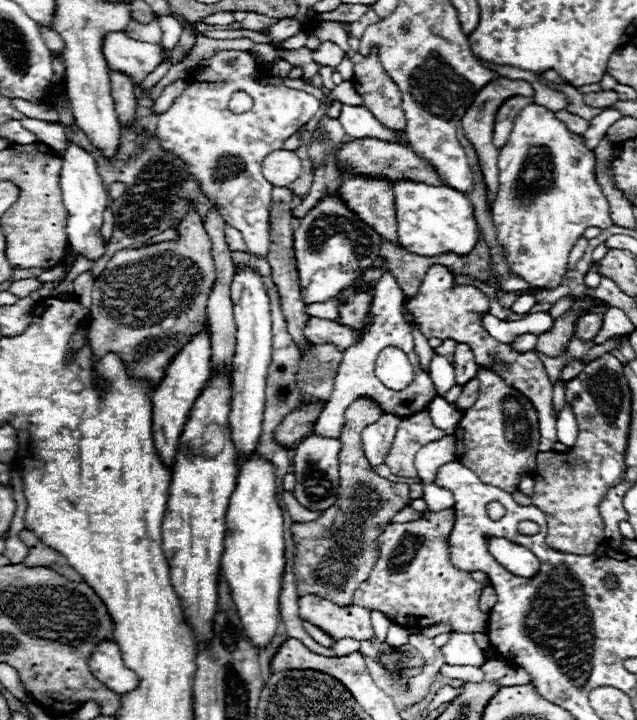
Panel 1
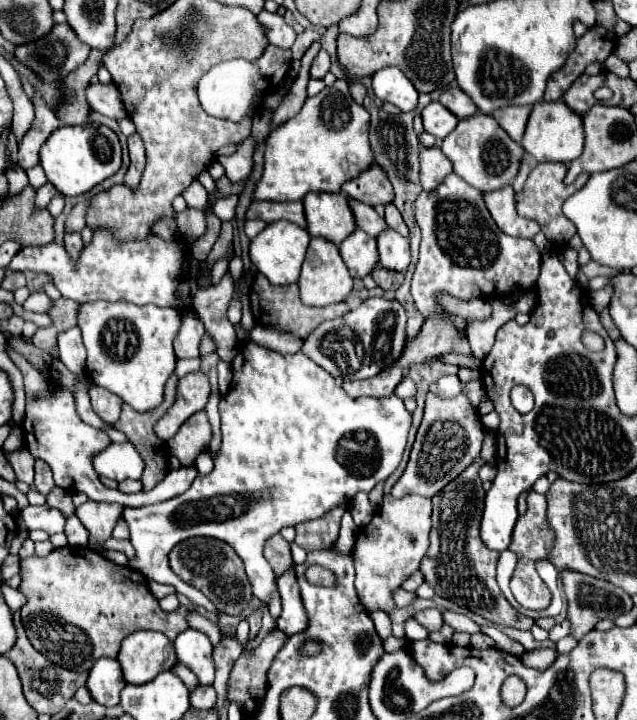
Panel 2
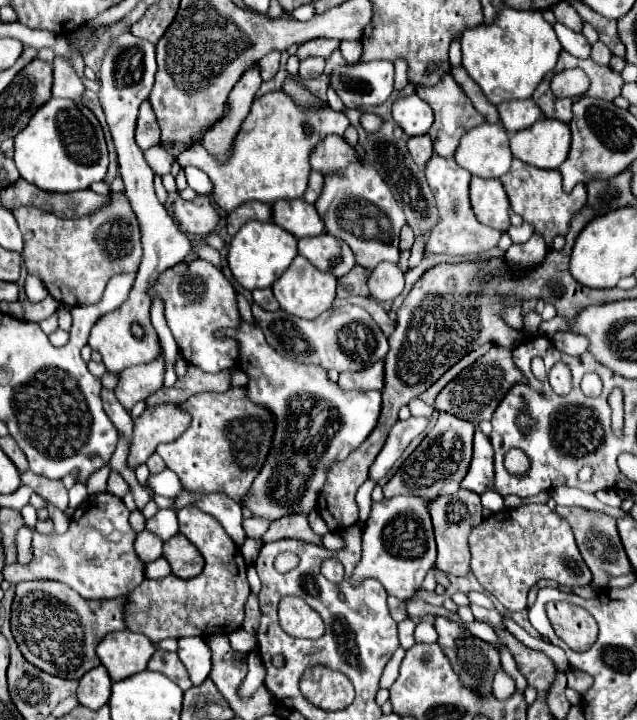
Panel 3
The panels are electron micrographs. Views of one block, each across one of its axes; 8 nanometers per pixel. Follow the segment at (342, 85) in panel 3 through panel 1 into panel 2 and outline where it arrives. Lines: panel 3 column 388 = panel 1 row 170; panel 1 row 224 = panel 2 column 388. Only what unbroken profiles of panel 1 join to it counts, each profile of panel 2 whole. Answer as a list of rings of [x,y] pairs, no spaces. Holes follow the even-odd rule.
[[[390,66],[382,68],[372,76],[374,94],[400,108],[400,112],[412,112],[418,104],[418,92],[412,82],[402,74],[402,70]]]

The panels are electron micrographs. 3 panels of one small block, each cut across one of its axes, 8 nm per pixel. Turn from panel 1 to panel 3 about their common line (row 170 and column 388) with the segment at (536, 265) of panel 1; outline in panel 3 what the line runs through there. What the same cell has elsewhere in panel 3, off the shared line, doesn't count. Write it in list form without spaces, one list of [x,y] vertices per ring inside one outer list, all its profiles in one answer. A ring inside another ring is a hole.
[[[394,496],[374,502],[370,518],[364,526],[366,536],[362,534],[362,558],[356,564],[350,580],[354,578],[354,582],[362,582],[364,578],[374,578],[386,588],[390,596],[400,600],[412,598],[436,562],[436,542],[428,514],[428,504],[432,500],[436,498]]]

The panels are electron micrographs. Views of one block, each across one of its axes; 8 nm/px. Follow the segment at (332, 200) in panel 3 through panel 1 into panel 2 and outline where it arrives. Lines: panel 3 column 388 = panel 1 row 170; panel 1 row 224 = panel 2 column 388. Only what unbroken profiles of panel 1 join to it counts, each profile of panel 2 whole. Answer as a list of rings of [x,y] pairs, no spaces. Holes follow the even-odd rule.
[[[386,230],[378,236],[380,264],[388,270],[406,272],[410,264],[410,242],[394,230]]]

